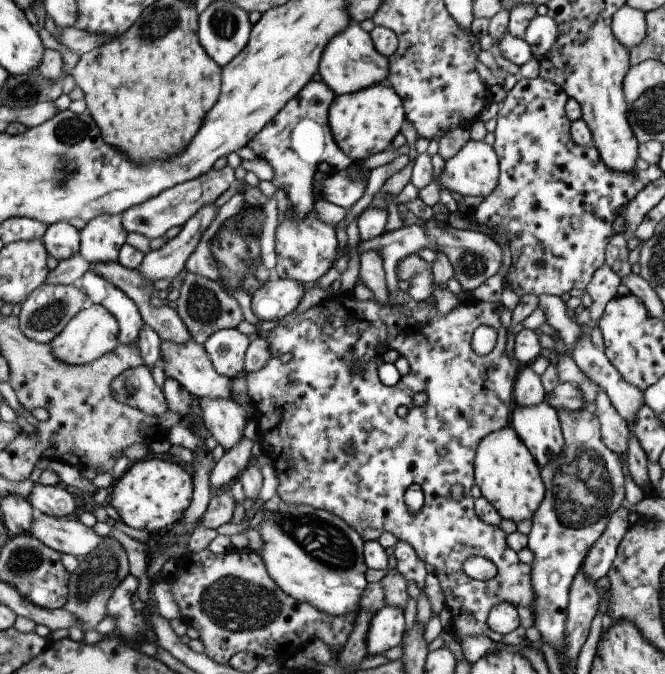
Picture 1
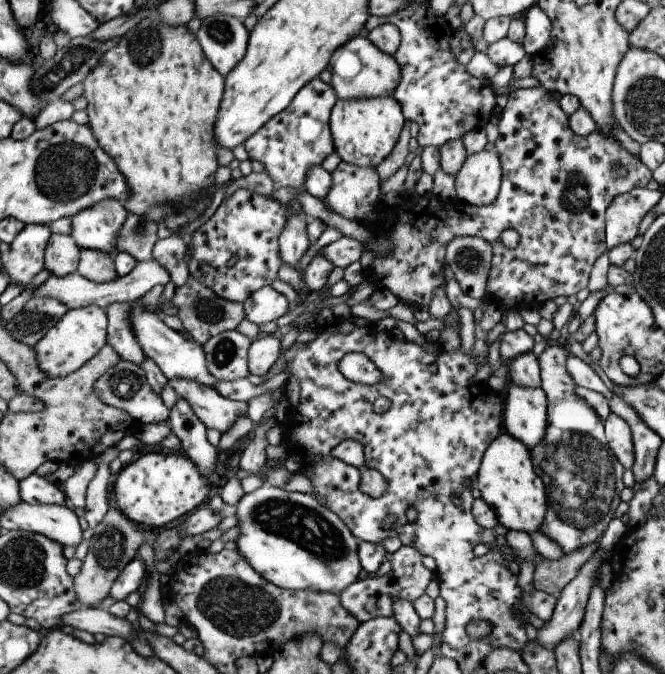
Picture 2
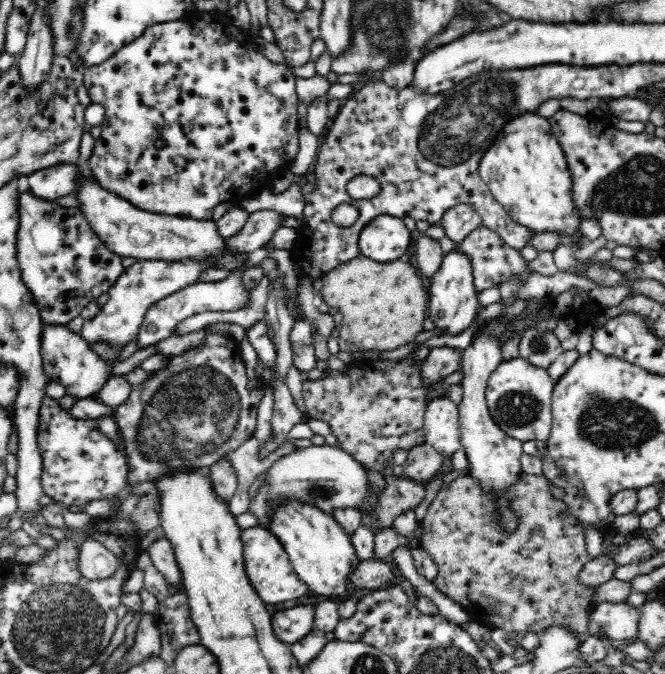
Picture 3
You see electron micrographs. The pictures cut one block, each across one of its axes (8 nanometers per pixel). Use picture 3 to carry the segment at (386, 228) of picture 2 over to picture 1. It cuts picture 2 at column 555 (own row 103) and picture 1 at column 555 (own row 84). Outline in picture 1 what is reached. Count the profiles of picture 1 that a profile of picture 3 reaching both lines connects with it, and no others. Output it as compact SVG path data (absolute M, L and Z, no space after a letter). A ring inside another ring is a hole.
M518 76L518 82L514 84L514 88L508 92L506 99L500 104L502 108L498 112L498 124L496 130L494 130L494 136L496 142L494 142L493 148L498 156L499 160L499 178L496 188L492 190L492 194L485 199L478 208L475 208L472 213L470 222L476 226L477 232L490 235L490 232L494 228L500 228L506 238L508 238L508 244L510 244L510 256L508 259L509 267L507 267L504 273L503 283L514 290L518 297L524 296L524 294L535 294L540 297L540 294L555 295L560 298L564 297L564 294L568 294L571 290L584 290L588 287L594 272L605 264L605 251L610 238L615 234L614 220L616 216L630 204L630 200L634 196L638 195L638 192L645 188L647 181L643 174L639 172L614 172L606 168L604 162L600 160L600 154L596 150L595 146L578 146L573 142L570 128L572 126L571 121L565 112L565 106L569 100L569 97L564 93L564 90L554 84L554 82L548 82L541 77L528 80Z

